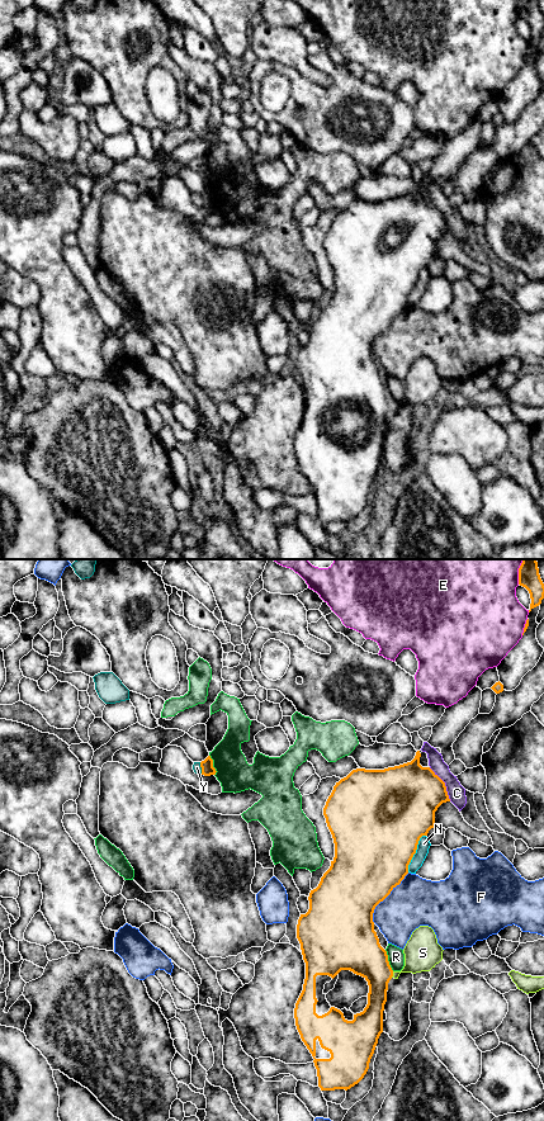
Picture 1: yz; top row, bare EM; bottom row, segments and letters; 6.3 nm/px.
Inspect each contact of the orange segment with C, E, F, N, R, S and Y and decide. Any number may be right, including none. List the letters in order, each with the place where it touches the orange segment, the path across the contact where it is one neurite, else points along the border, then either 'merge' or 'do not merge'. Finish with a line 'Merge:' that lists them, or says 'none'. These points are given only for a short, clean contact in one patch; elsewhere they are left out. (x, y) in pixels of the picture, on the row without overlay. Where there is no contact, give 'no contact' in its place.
C: yz (444, 216) | do not merge
E: yz (519, 8) | do not merge
F: yz (384, 330) | do not merge
N: yz (415, 284) | do not merge
R: yz (387, 392) | do not merge
S: yz (392, 406) | do not merge
Y: yz (202, 200) | across yz (207, 197), (202, 200), (197, 199) | merge
Merge: Y

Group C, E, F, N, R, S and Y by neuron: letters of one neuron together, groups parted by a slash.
C / E / F / N / R / S / Y

